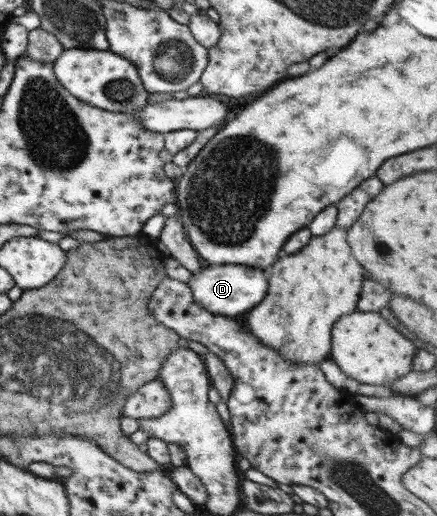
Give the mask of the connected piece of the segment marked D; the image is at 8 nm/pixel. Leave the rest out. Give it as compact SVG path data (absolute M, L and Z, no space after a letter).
M204 265L201 271L191 274L187 285L191 290L193 303L213 315L233 317L246 314L265 298L267 281L263 277L263 271L259 269L251 269L245 265Z

